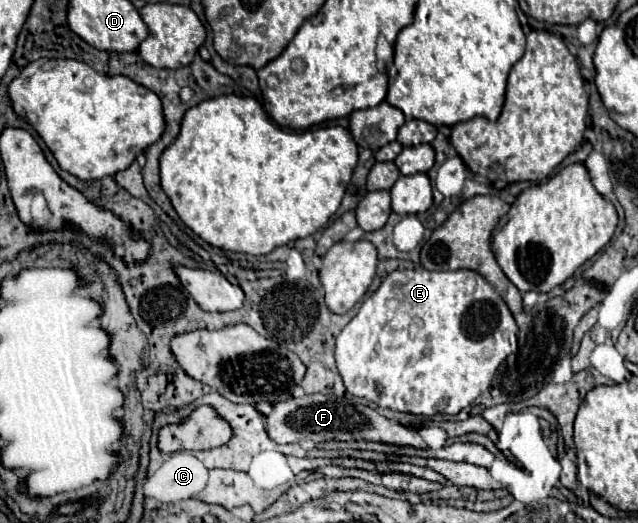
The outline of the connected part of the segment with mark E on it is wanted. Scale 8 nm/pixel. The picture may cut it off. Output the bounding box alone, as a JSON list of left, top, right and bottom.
[335,269,518,415]

